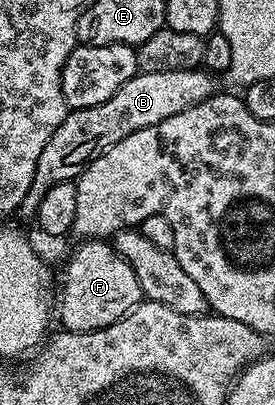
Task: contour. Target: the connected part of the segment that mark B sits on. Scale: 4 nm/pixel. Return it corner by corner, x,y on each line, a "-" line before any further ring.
205,69
141,71
133,75
131,81
127,81
119,89
115,89
115,93
111,93
111,97
107,97
107,101
103,101
99,105
70,110
69,114
65,116
65,120
55,129
55,133
51,133
51,141
47,141
47,145
43,145
43,153
39,153
39,165
35,165
35,177
31,181
31,189
27,189
27,197
23,197
19,215
32,220
37,214
39,201
43,201
43,197
47,193
47,189
51,189
51,185
74,182
85,172
85,167
91,160
102,155
107,149
111,149
111,145
123,141
123,137
127,137
139,129
147,129
147,125
159,125
159,121
163,121
167,117
175,117
175,113
183,113
183,109
187,109
191,105
199,105
199,101
204,99
210,99
215,94
213,80
215,80
214,76

